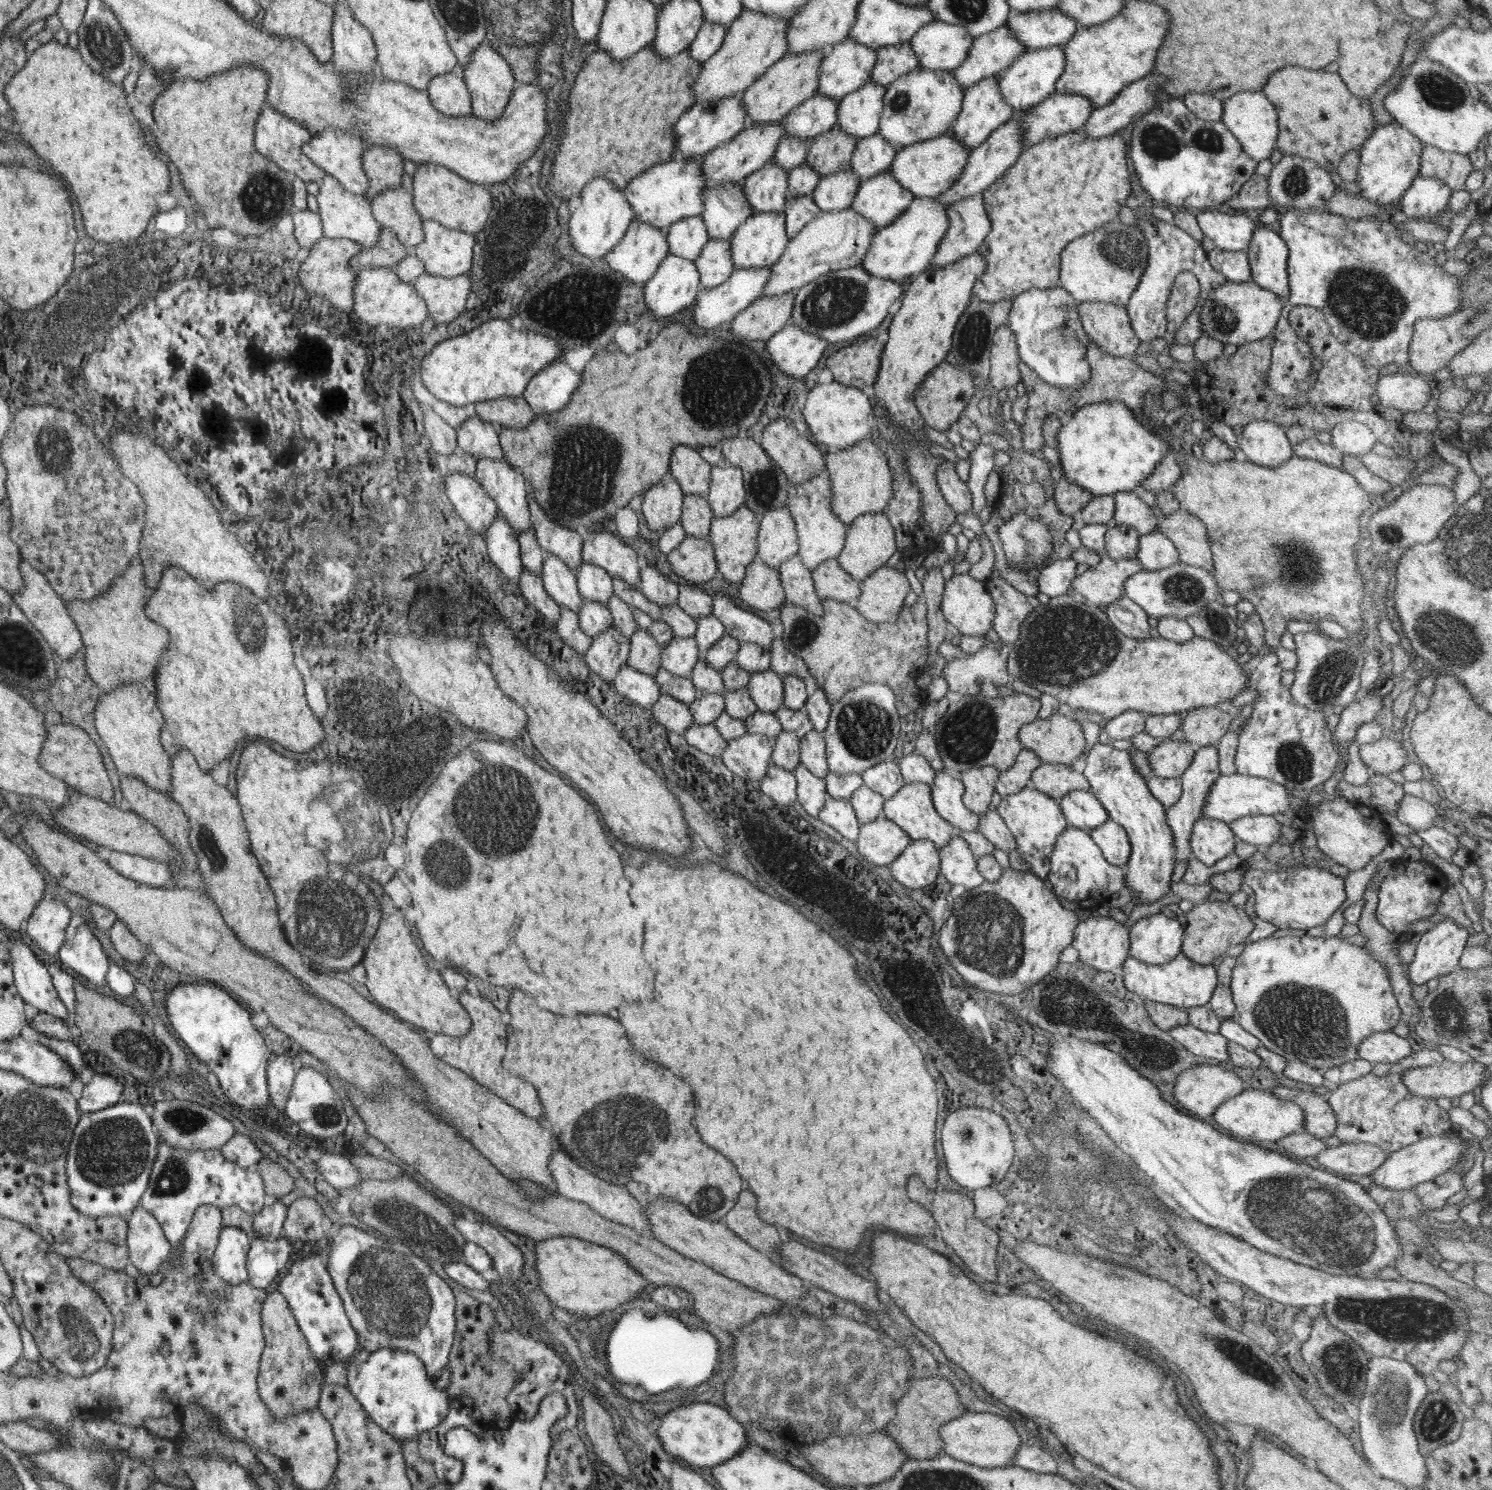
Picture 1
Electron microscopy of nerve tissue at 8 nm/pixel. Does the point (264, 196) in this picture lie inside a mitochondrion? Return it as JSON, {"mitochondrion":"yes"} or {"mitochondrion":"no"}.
{"mitochondrion":"yes"}

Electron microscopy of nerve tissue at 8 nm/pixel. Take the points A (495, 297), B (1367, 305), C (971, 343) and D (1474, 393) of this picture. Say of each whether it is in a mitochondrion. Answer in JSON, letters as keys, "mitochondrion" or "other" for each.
{"A":"other","B":"mitochondrion","C":"mitochondrion","D":"other"}

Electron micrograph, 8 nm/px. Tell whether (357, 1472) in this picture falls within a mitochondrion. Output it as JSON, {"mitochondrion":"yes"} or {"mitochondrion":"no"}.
{"mitochondrion":"yes"}

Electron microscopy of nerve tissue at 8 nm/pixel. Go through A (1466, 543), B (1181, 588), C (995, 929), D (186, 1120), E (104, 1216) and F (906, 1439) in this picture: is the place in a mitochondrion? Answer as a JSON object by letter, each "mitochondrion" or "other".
{"A":"mitochondrion","B":"mitochondrion","C":"mitochondrion","D":"mitochondrion","E":"other","F":"other"}

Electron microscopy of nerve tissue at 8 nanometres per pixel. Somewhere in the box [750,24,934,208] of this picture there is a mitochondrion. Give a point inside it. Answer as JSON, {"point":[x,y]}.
{"point":[901,100]}

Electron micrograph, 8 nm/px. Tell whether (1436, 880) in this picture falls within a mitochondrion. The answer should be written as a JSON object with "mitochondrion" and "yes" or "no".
{"mitochondrion":"no"}

